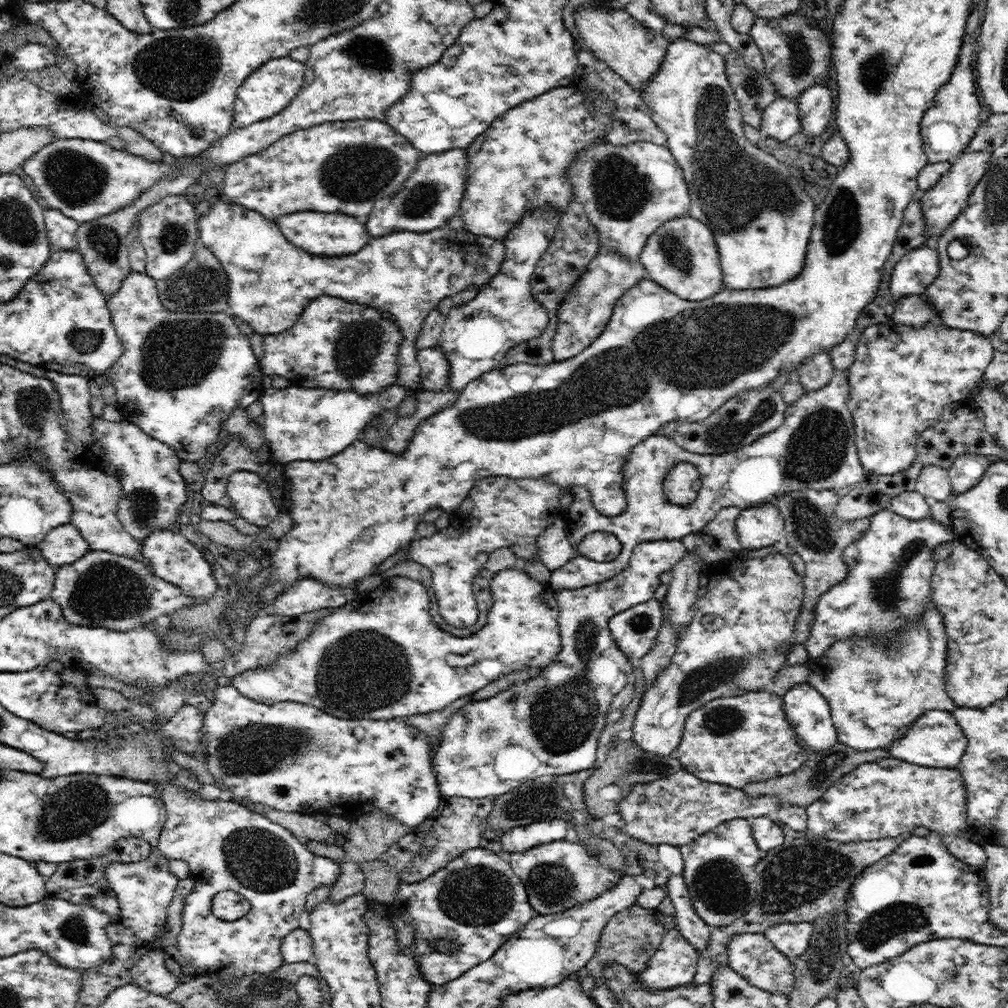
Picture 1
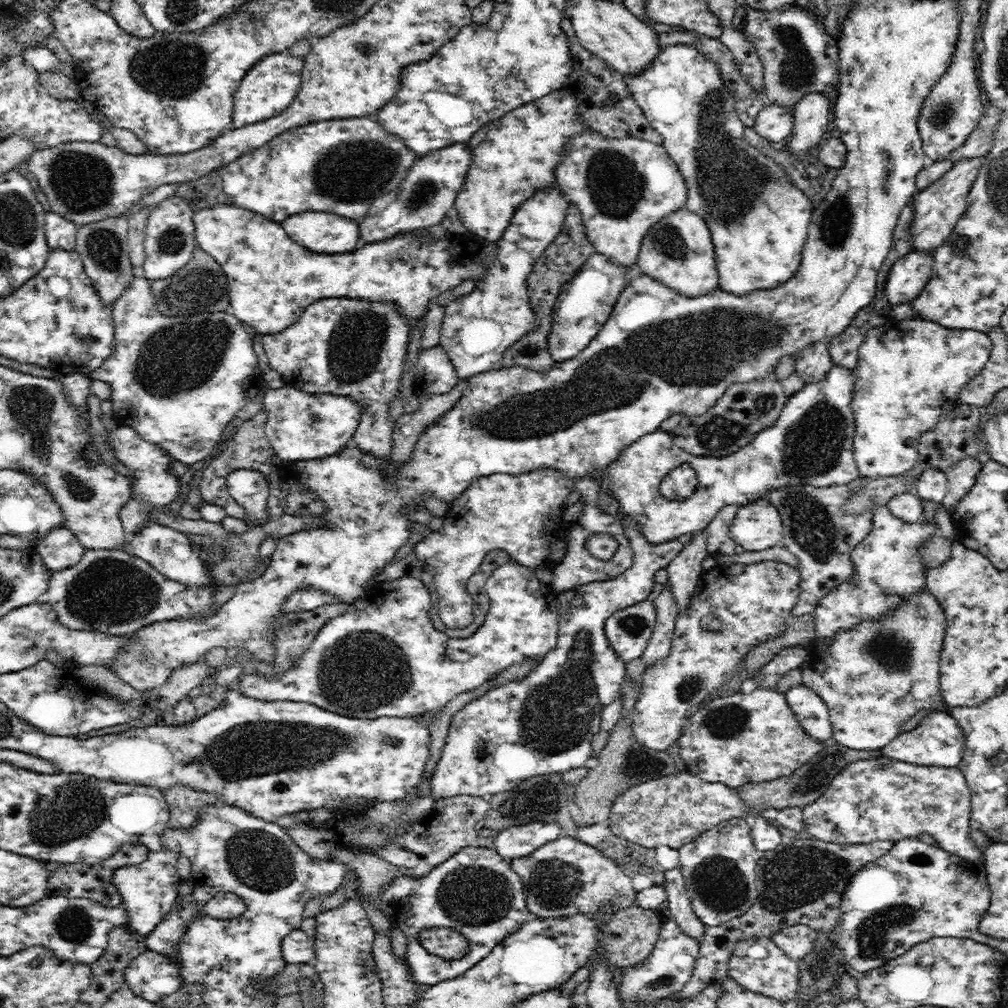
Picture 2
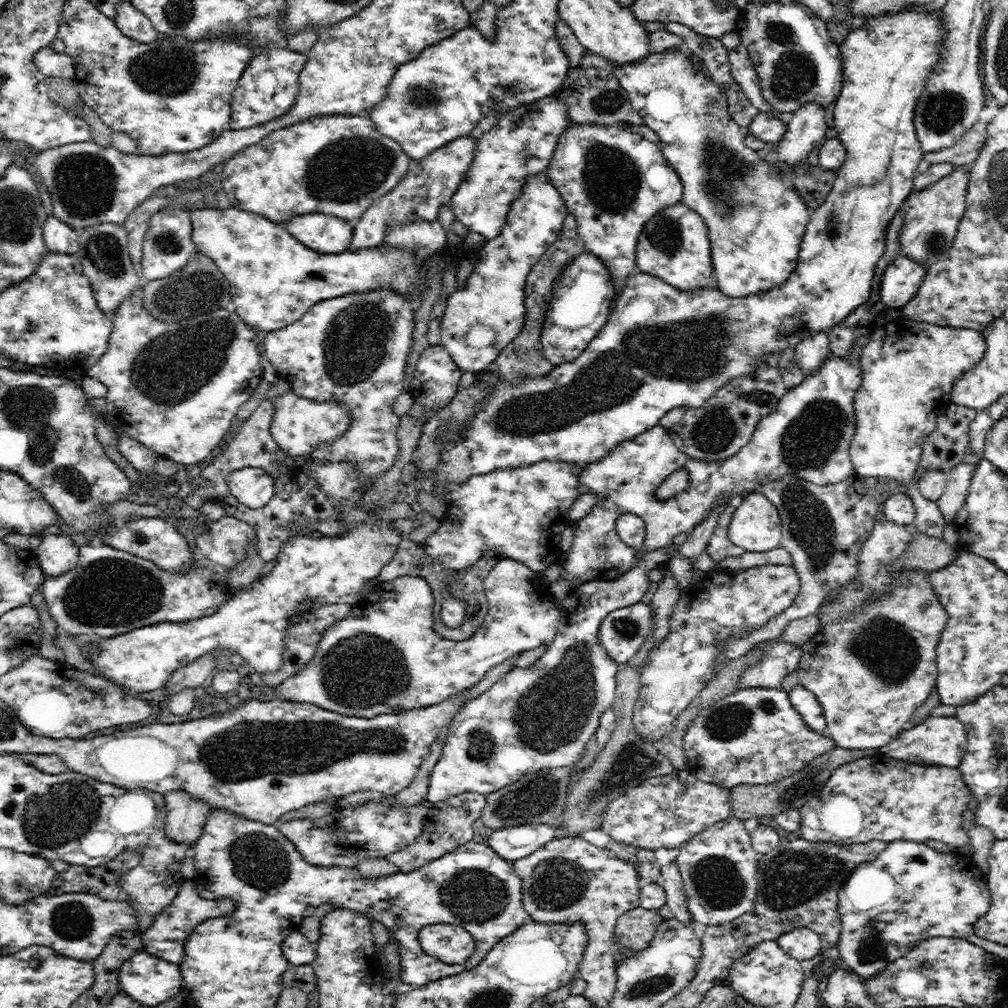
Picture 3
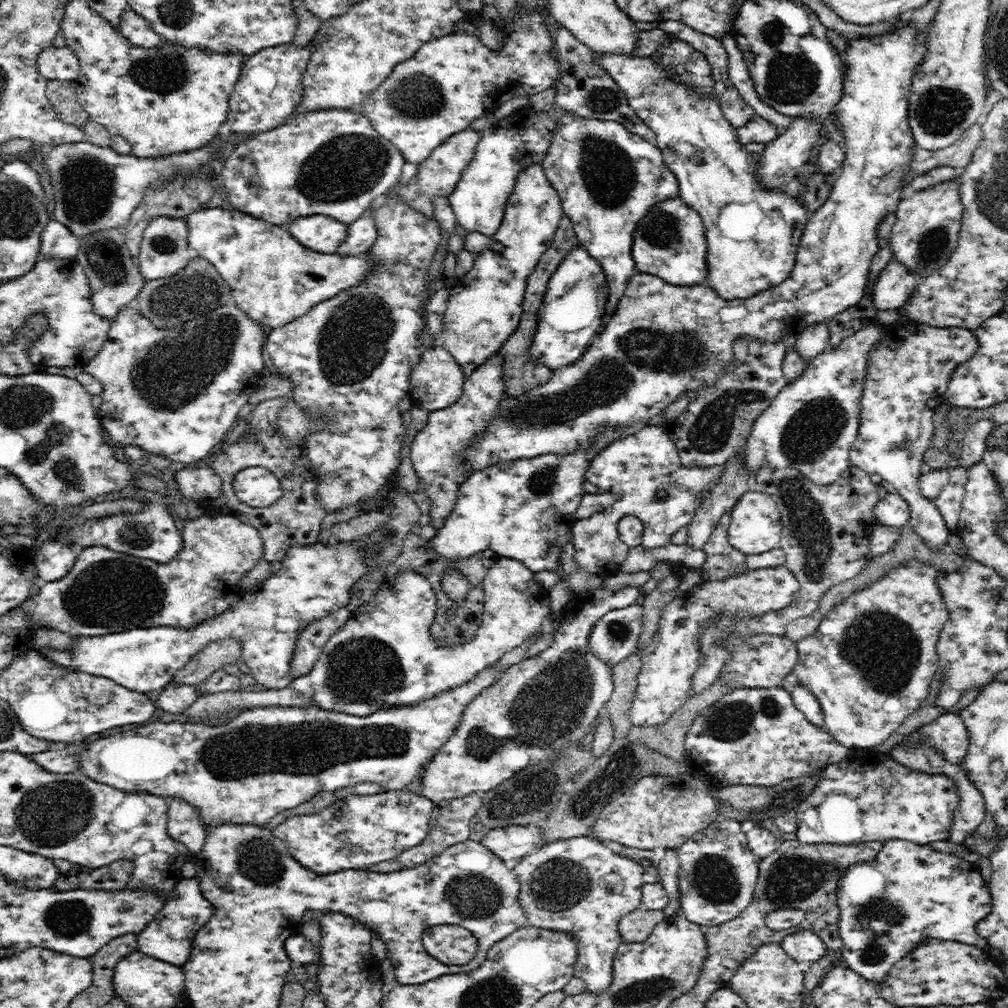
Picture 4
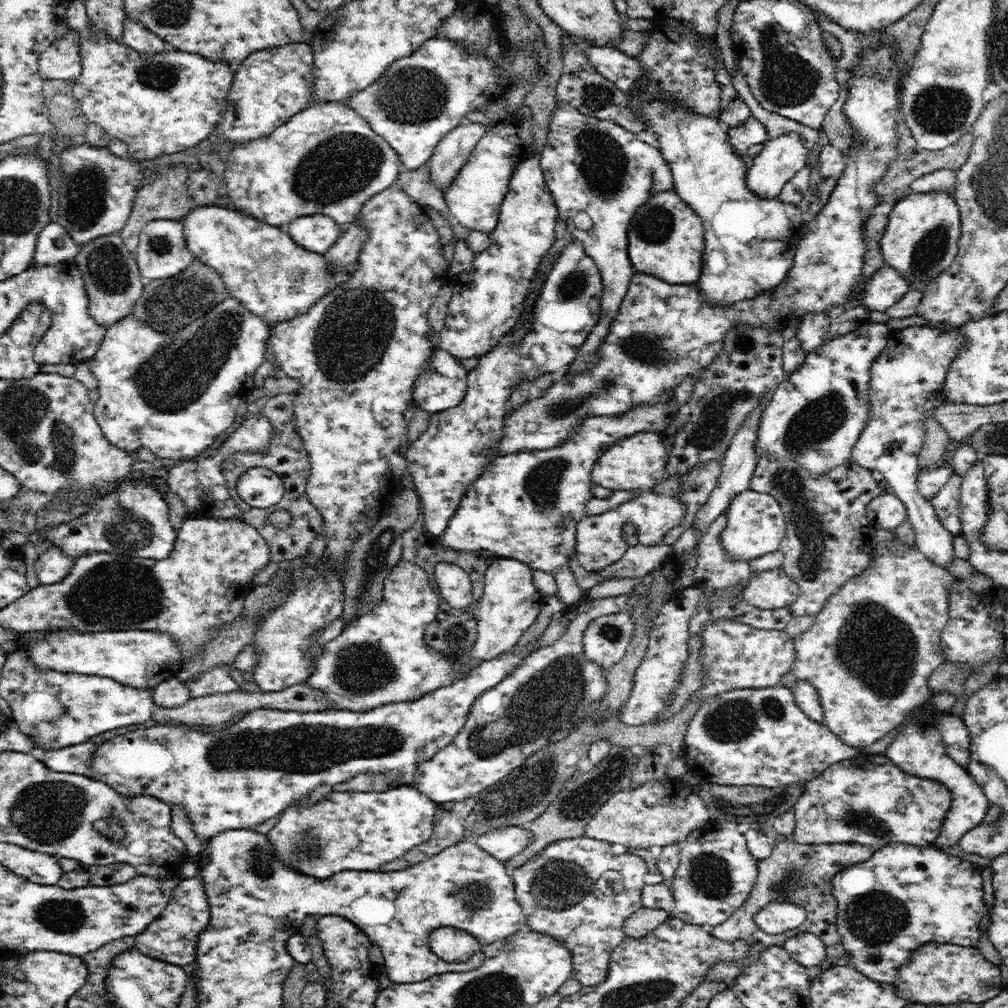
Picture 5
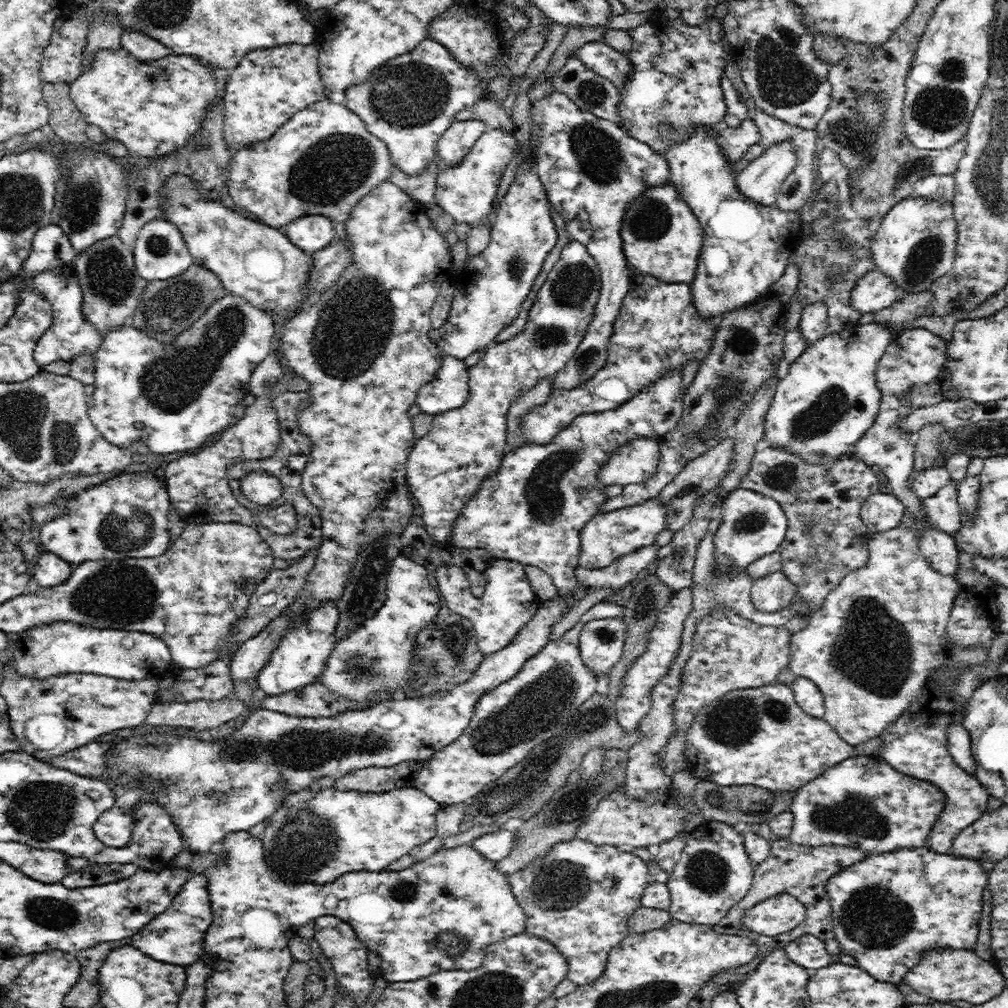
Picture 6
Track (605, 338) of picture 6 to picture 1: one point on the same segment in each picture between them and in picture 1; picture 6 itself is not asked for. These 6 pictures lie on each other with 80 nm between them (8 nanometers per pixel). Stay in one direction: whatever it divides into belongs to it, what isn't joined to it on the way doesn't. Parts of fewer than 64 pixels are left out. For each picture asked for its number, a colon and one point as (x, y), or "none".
1: (628, 190)
2: (623, 186)
3: (613, 181)
4: (607, 177)
5: (591, 165)

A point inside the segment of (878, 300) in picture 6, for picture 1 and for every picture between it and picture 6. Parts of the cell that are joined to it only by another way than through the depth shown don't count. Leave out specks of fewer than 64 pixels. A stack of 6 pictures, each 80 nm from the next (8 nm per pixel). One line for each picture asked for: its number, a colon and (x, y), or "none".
1: (914, 272)
2: (908, 276)
3: (901, 279)
4: (895, 283)
5: (885, 288)

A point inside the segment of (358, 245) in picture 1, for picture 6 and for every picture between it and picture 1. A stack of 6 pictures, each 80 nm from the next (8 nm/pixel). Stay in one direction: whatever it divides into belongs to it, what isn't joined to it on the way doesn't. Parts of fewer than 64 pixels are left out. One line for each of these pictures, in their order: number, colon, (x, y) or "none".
2: (322, 232)
3: (327, 234)
4: (322, 233)
5: (316, 233)
6: (312, 233)

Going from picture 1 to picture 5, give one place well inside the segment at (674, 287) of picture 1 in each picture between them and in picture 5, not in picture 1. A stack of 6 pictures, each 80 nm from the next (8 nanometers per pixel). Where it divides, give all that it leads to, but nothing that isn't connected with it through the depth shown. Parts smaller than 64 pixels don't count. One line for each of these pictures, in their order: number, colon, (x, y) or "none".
2: (678, 250)
3: (673, 245)
4: (670, 242)
5: (666, 237)

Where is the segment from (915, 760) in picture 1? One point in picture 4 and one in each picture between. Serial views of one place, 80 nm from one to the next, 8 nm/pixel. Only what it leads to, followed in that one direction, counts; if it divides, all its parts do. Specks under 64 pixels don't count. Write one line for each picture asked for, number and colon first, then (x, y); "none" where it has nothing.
2: (938, 741)
3: (941, 740)
4: (948, 734)

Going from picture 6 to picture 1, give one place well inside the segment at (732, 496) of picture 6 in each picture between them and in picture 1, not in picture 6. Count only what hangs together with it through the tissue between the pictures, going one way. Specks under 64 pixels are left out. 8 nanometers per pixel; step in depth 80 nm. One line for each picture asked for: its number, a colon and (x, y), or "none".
1: (758, 527)
2: (757, 526)
3: (756, 526)
4: (756, 527)
5: (756, 525)

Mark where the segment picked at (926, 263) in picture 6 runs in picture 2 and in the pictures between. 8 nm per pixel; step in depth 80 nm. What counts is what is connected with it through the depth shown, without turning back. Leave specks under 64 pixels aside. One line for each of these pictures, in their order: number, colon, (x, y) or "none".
2: (937, 209)
3: (932, 216)
4: (926, 232)
5: (921, 239)

